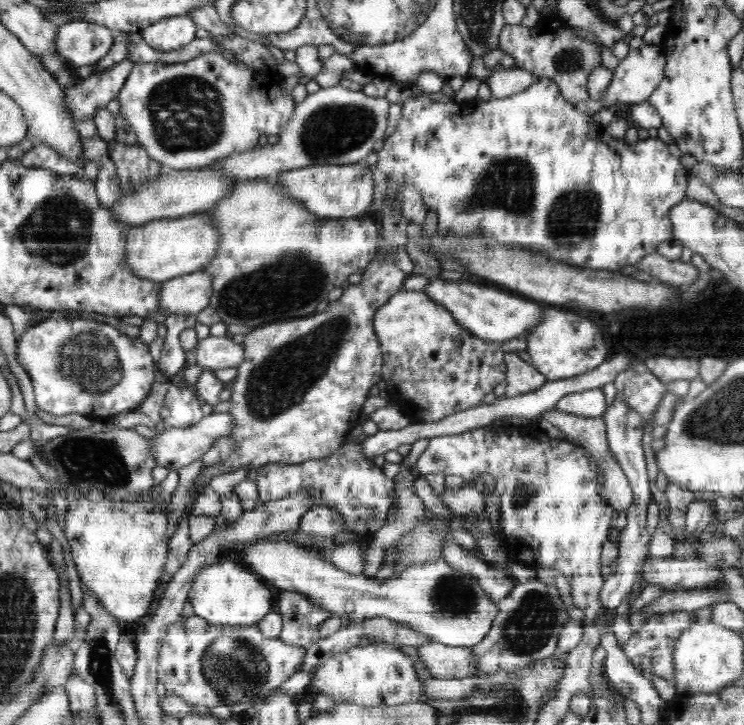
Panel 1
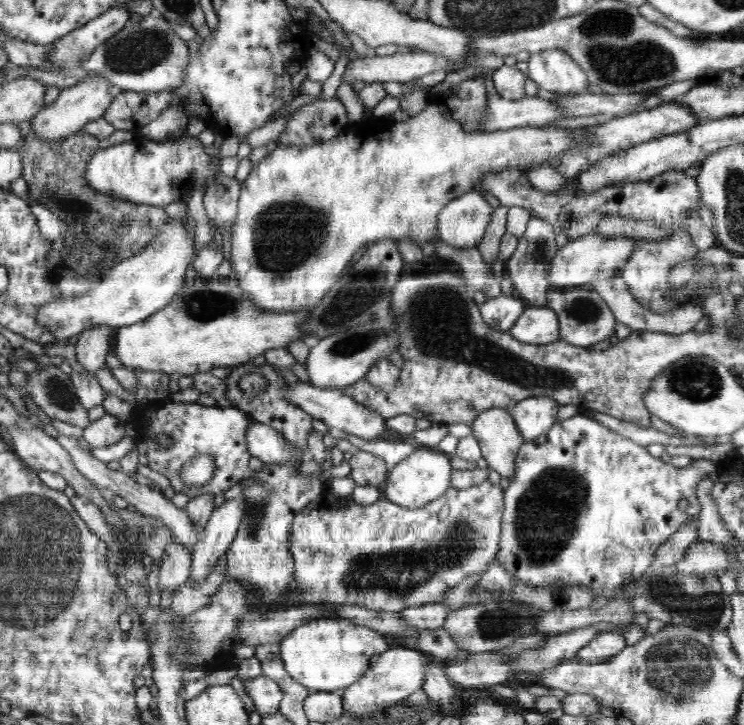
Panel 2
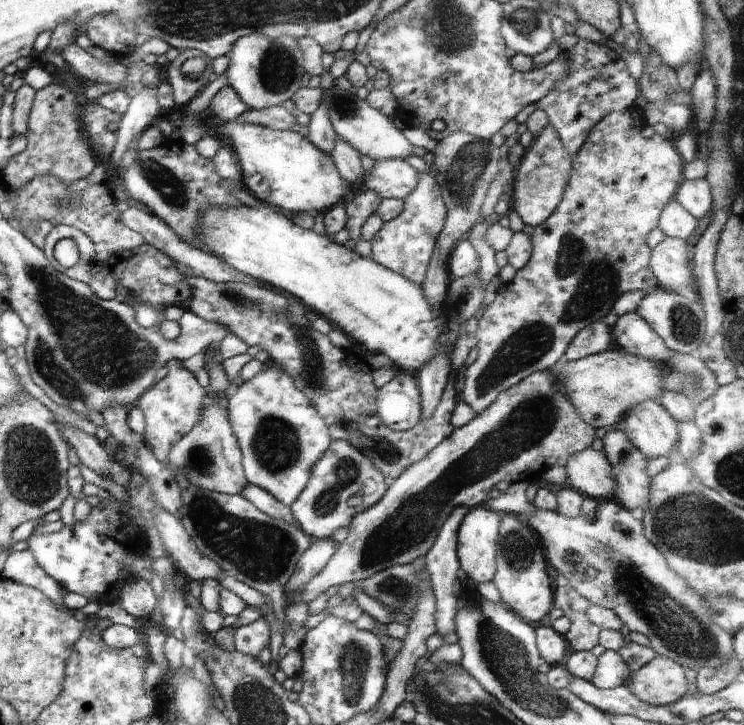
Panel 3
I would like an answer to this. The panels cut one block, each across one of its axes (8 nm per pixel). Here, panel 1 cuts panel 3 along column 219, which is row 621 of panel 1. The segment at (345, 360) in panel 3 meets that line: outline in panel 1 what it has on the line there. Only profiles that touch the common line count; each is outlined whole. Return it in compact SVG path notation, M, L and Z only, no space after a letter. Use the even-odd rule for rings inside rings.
M282 591L274 605L278 605L278 612L283 615L279 640L306 649L319 639L321 625L334 616L332 612L312 605L310 599L300 593Z

